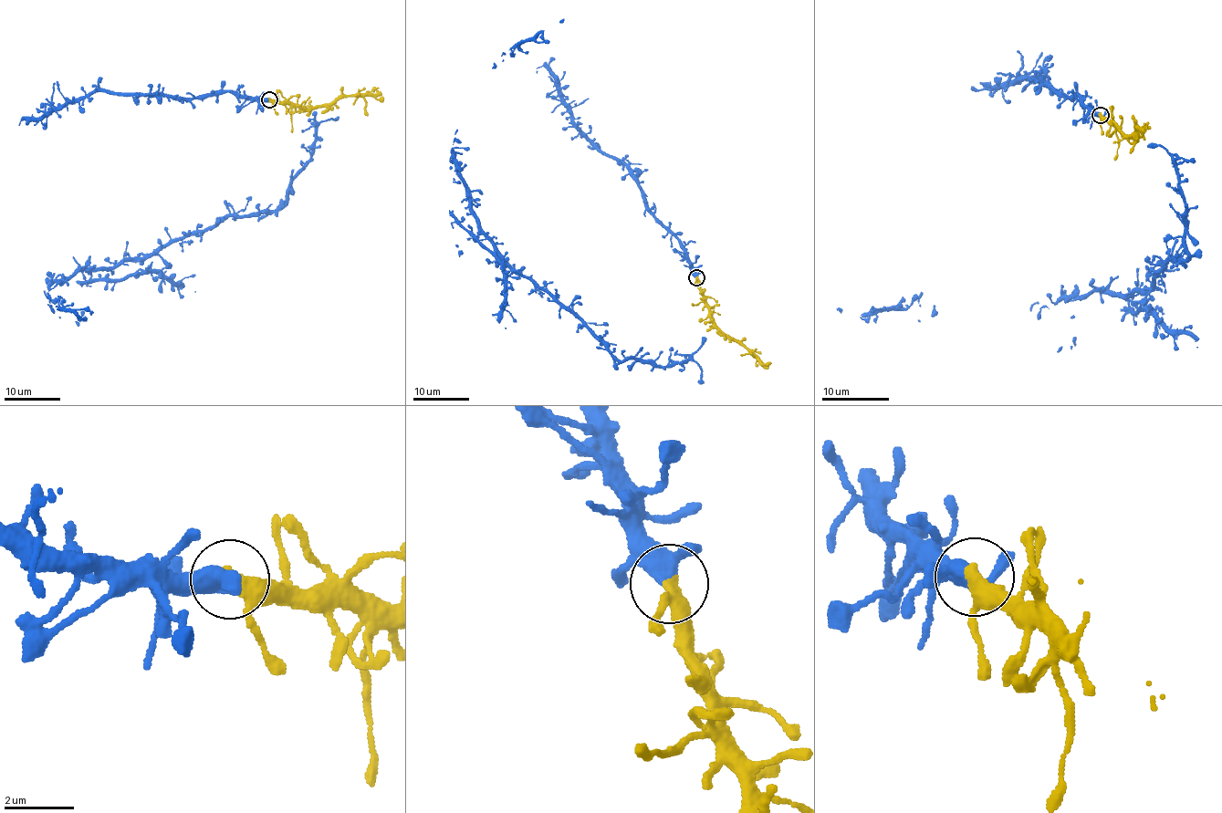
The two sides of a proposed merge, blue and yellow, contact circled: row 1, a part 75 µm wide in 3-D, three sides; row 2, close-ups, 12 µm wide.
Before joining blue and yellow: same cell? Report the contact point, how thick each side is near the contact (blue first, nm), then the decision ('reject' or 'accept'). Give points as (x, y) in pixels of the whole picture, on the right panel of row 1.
(1101, 115) | 400/320 nm | accept

